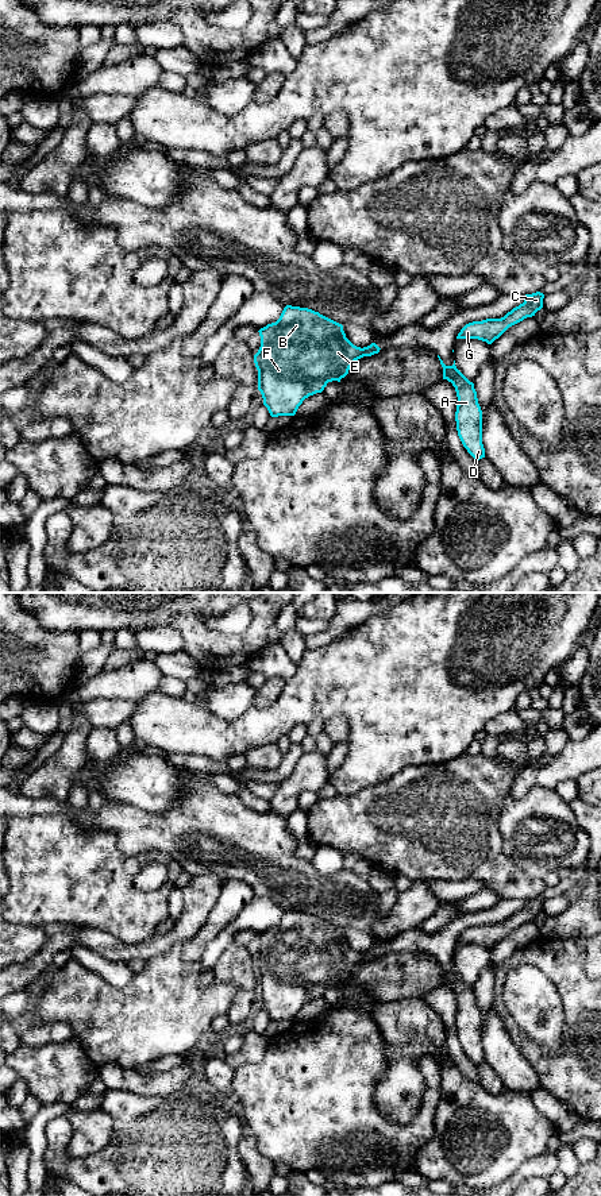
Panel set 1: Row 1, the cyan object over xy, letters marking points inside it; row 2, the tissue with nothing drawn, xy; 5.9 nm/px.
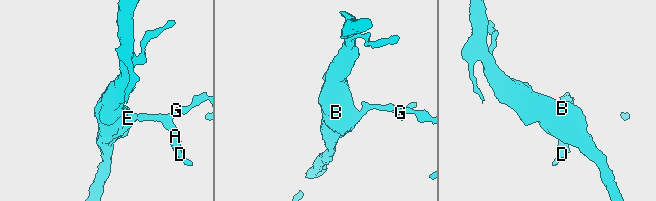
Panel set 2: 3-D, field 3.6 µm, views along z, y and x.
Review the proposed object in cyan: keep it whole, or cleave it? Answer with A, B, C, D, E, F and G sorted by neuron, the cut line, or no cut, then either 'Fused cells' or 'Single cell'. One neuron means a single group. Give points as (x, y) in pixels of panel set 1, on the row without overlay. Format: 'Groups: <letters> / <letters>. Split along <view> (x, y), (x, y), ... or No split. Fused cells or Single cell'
Groups: A C D G / B E F. Split along xy (374, 948), (362, 960). Fused cells

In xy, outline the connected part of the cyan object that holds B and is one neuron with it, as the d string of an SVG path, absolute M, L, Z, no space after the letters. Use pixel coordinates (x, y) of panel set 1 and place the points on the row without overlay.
M286 910L276 927L261 933L261 952L254 960L258 975L258 995L262 999L263 1010L271 1022L294 1021L305 1003L321 998L328 987L340 987L348 979L355 965L363 962L363 957L371 954L374 948L367 952L357 952L347 942L343 930L308 913Z

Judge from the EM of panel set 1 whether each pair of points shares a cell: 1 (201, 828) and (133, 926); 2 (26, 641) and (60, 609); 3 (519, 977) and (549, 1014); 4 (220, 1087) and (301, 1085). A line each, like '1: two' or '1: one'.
1: two
2: two
3: one
4: two

